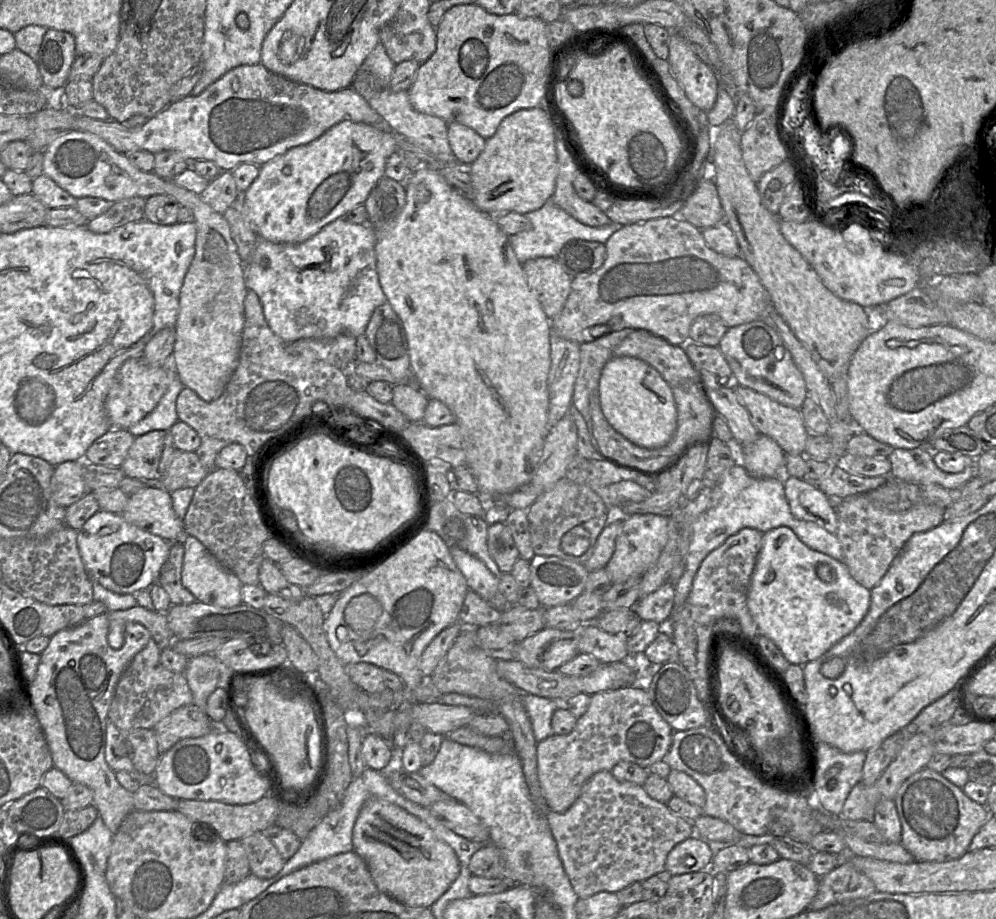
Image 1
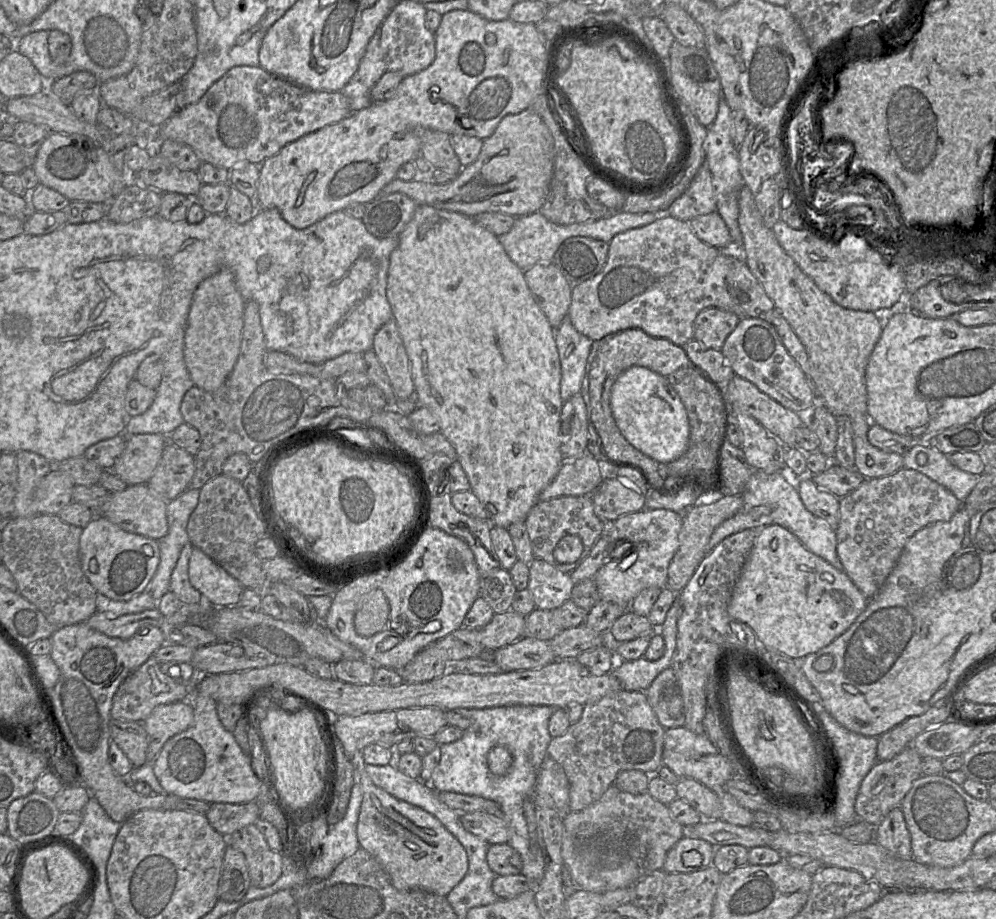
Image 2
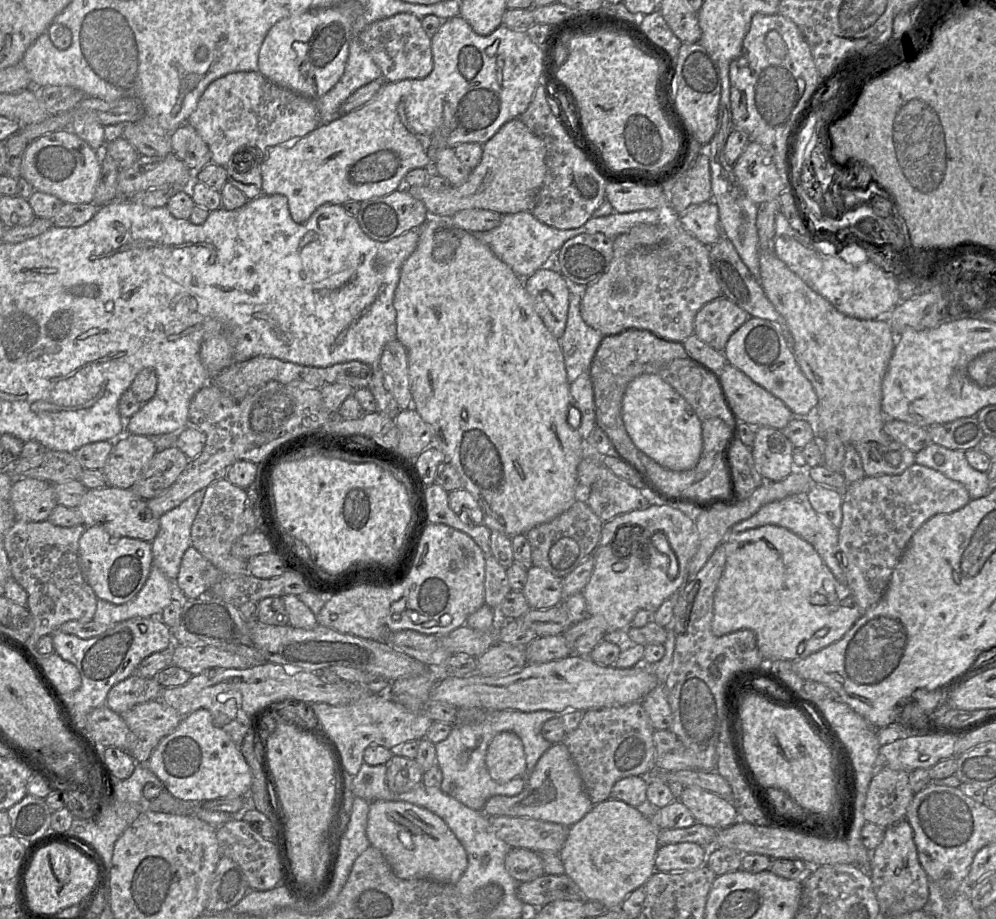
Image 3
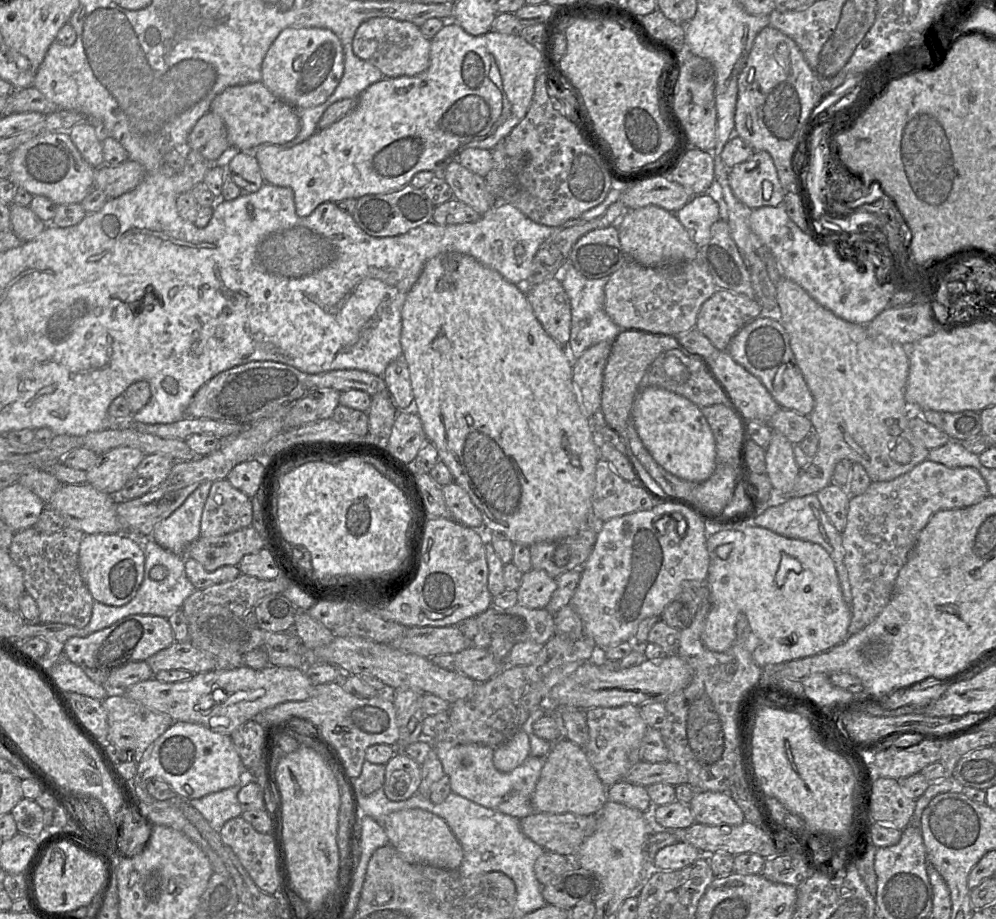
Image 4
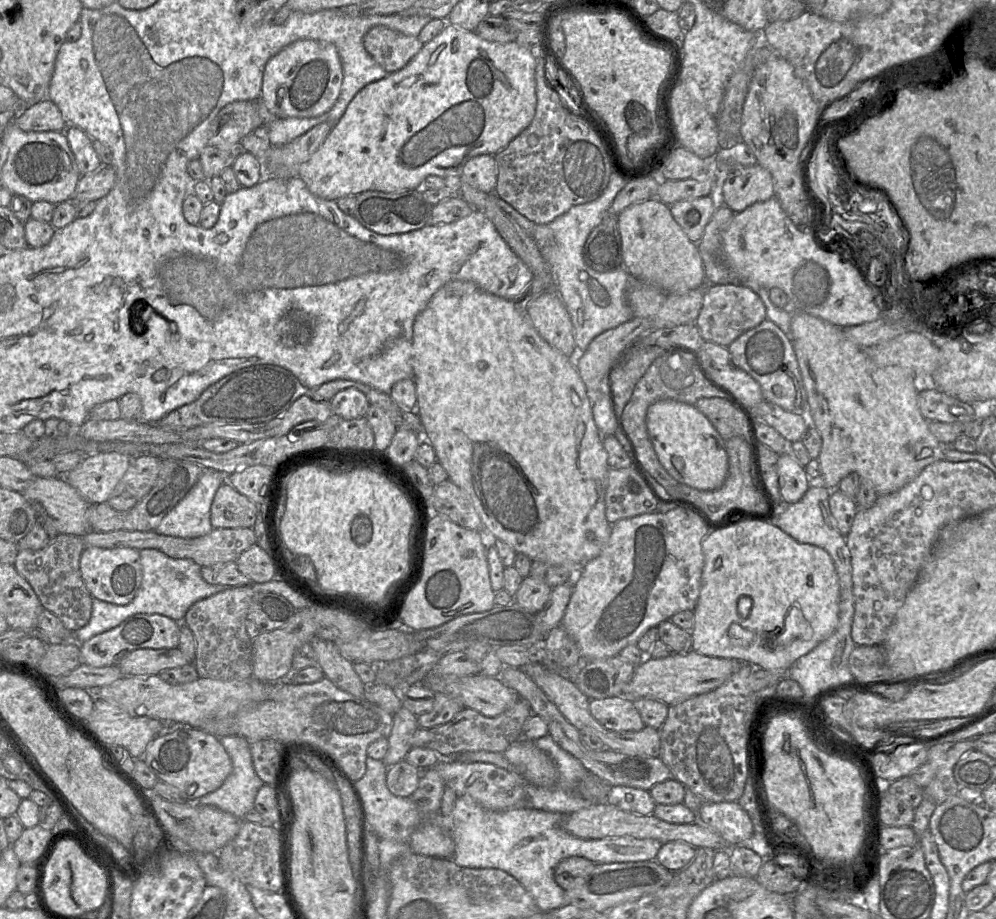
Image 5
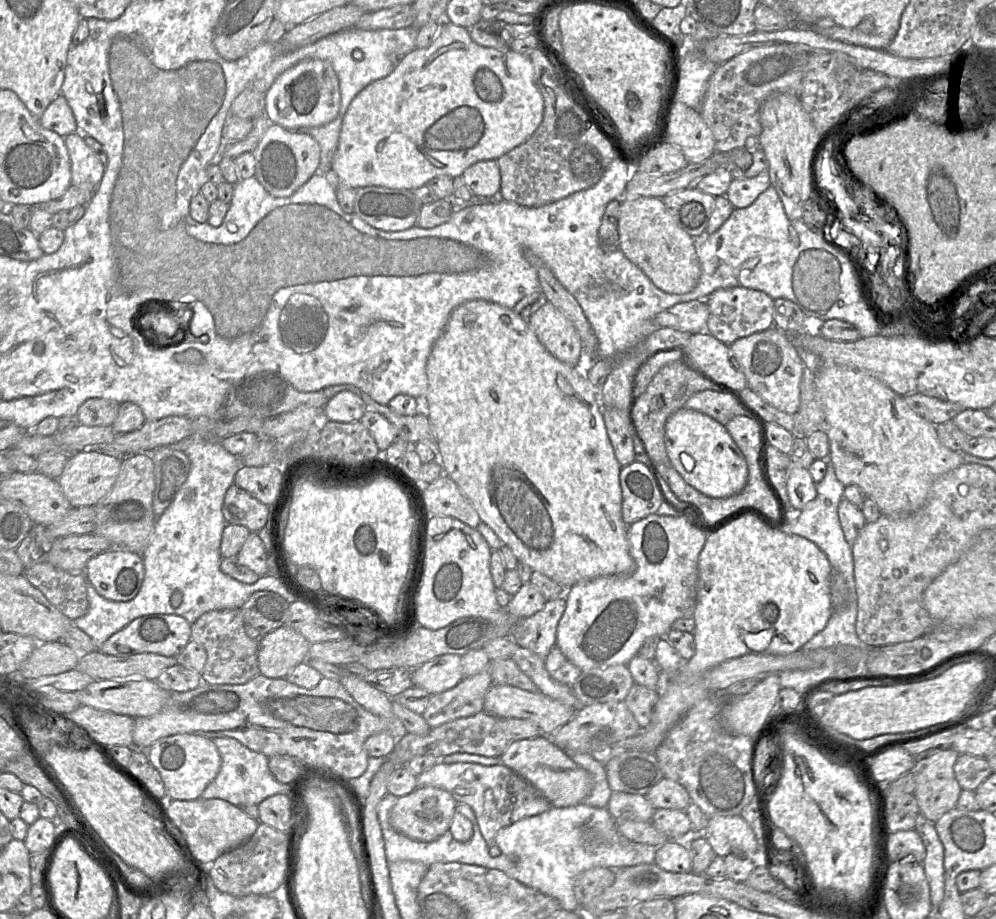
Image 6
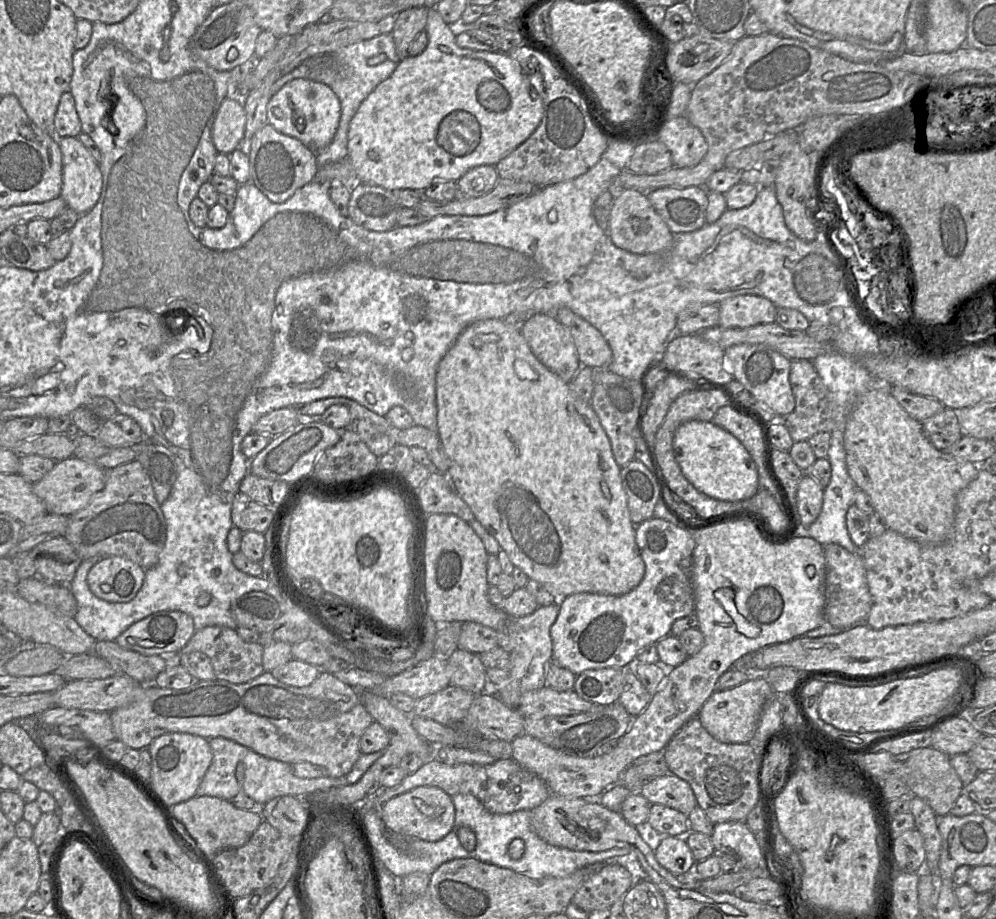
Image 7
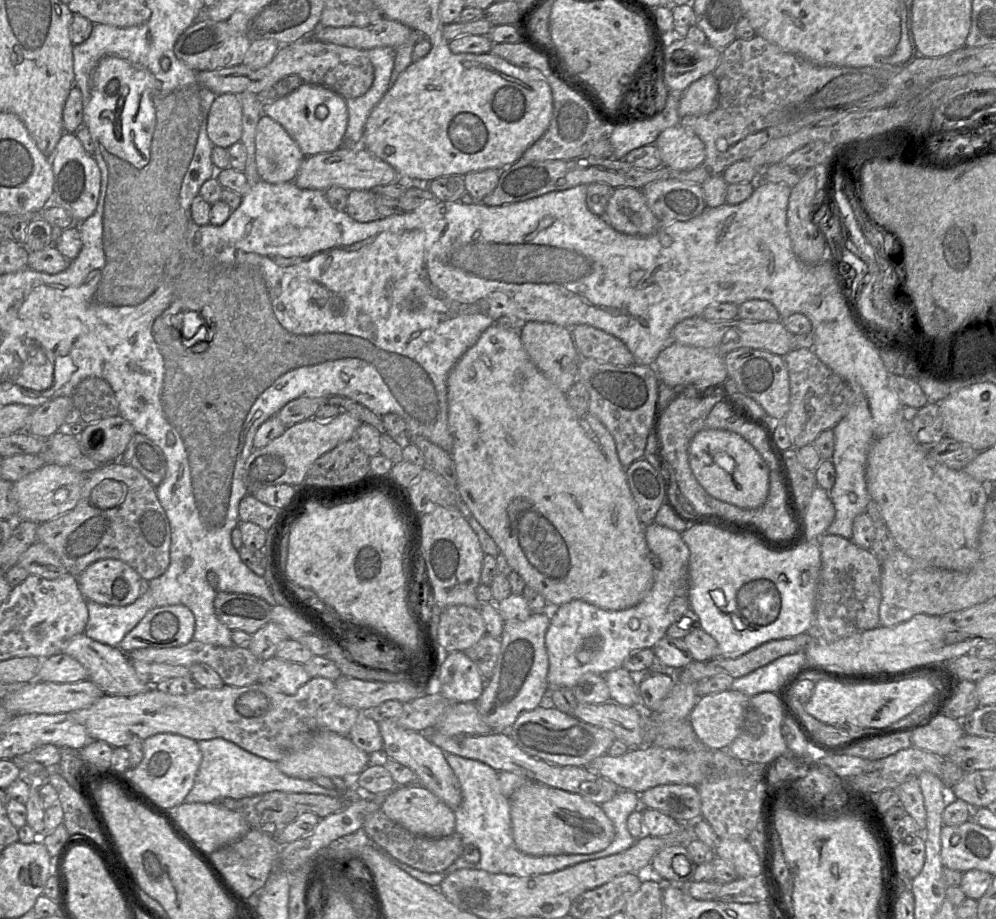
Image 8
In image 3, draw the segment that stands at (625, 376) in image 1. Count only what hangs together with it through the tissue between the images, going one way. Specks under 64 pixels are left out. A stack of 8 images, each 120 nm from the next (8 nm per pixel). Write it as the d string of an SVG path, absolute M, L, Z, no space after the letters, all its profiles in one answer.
M641 374L626 387L622 420L634 445L661 466L673 471L694 468L700 458L702 422L691 405L659 374Z

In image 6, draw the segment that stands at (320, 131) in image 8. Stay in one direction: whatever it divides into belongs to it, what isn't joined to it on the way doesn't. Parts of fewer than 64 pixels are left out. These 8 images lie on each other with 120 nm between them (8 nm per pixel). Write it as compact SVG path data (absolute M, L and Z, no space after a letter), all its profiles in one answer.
M306 59L283 72L265 94L265 115L270 123L302 131L323 126L338 115L340 108L338 77L331 64L319 59Z

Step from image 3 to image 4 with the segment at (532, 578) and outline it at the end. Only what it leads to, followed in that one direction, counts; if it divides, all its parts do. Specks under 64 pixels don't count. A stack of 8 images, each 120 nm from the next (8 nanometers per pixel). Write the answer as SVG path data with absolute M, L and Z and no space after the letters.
M532 568L522 576L517 590L518 604L532 609L544 609L556 588L556 579L544 570Z

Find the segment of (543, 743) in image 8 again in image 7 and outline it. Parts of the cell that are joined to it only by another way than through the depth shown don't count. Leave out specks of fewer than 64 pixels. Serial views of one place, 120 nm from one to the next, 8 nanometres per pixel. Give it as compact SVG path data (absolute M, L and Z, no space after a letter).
M617 701L608 705L594 706L590 711L573 716L532 718L524 717L525 734L530 735L545 745L563 753L579 758L594 758L600 754L601 747L611 741L620 739L630 728L632 717Z

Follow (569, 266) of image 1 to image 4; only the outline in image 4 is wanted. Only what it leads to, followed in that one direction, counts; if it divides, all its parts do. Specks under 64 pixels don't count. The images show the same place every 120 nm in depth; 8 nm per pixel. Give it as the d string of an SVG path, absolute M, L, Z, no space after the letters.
M615 225L589 231L577 240L568 256L568 262L587 279L609 277L627 260Z

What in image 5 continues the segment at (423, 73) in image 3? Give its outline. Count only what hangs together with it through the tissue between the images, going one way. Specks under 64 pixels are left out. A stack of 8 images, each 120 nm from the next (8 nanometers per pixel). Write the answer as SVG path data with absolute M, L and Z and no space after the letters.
M375 26L365 34L363 46L374 61L390 74L405 67L421 50L423 43L417 37Z

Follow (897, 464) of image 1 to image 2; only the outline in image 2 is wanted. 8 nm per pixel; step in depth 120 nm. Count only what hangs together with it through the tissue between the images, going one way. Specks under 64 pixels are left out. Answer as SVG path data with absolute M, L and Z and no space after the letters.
M917 444L903 456L903 467L916 470L942 485L962 503L979 481L980 475L954 466L946 454L935 447Z

